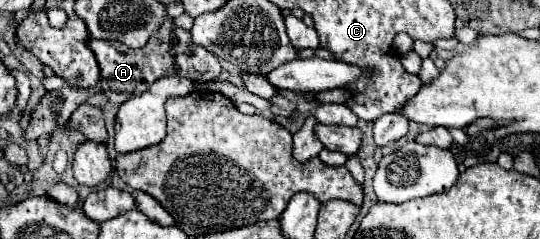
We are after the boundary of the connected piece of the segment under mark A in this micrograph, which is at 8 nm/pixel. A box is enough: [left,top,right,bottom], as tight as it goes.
[87,17,221,103]

